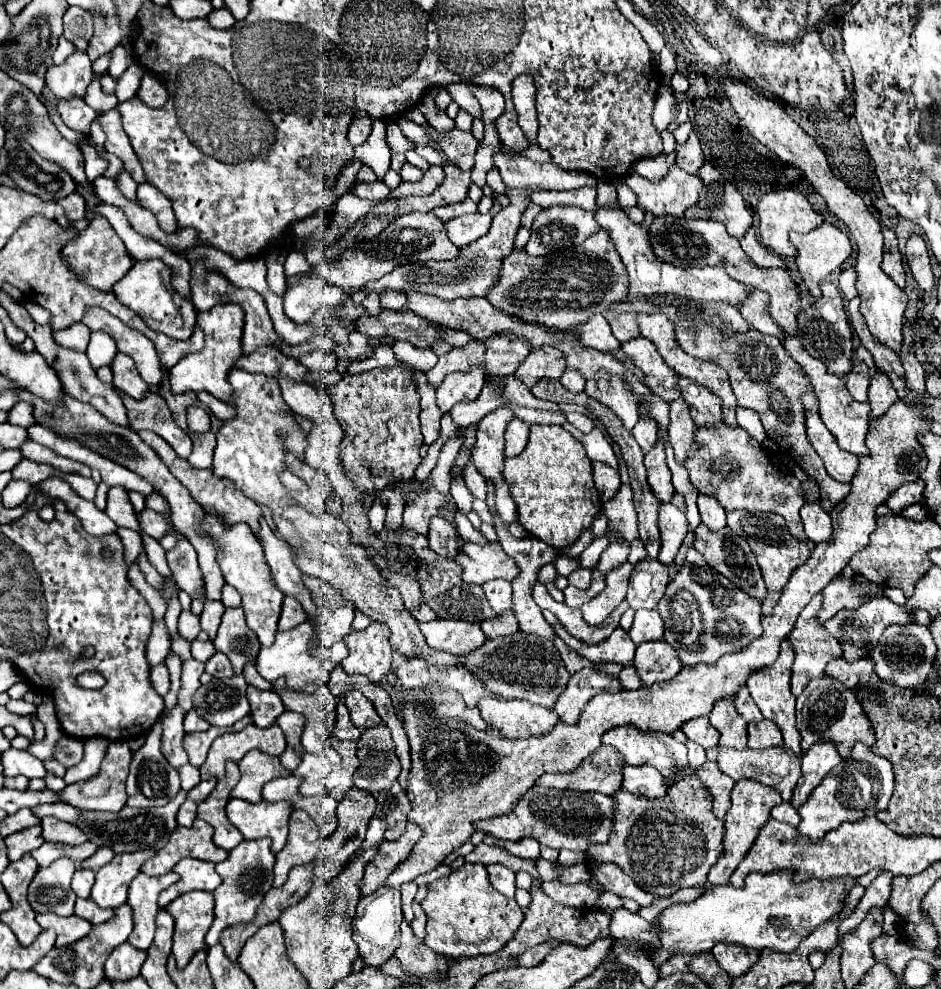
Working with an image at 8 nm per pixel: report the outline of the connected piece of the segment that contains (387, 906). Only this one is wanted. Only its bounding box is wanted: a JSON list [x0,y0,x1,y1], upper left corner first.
[352,888,402,968]

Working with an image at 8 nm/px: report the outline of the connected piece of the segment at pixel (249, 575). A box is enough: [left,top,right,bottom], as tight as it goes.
[200,512,284,646]

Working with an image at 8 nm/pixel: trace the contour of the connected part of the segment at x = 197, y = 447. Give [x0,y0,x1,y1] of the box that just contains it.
[188,416,222,468]

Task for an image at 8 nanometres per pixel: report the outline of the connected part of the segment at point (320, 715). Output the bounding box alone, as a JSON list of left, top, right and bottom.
[276,688,336,752]

